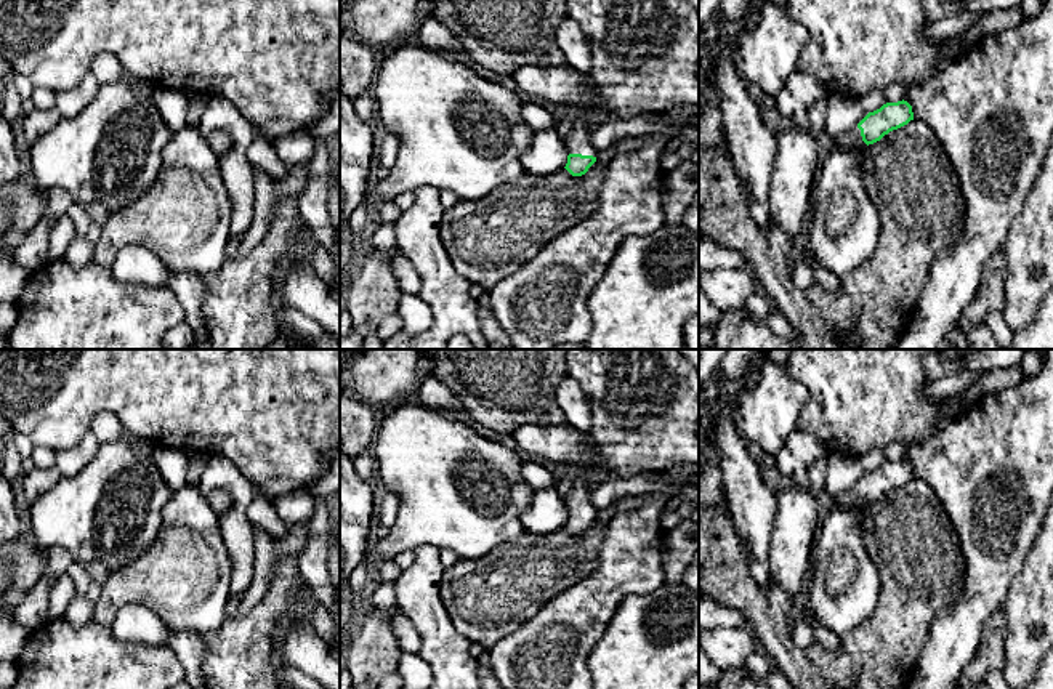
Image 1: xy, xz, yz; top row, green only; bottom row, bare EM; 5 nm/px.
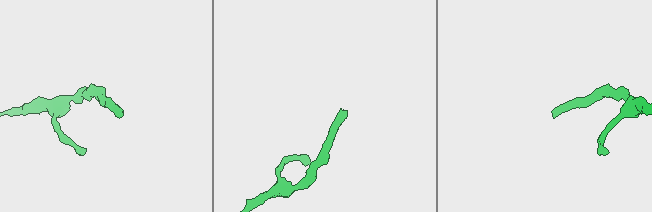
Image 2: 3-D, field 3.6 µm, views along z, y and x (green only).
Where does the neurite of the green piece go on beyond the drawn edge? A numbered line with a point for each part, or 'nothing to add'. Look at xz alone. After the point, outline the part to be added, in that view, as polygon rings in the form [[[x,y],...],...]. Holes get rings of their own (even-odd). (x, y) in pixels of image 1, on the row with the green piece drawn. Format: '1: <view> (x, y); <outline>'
1: xz (577, 141); [[[579,109],[572,115],[572,128],[566,138],[567,154],[582,154],[596,157],[599,151],[596,151],[590,144],[590,131],[593,127],[607,122],[609,119],[612,117],[606,112]]]

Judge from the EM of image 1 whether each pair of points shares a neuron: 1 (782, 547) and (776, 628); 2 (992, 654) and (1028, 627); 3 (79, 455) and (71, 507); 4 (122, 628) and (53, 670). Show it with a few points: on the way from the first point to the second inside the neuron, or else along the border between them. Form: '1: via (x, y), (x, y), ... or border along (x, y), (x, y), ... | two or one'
1: border along (771, 576), (792, 598) | two
2: border along (1004, 609), (1005, 664), (1000, 668) | two
3: border along (100, 444), (82, 468), (61, 478) | two
4: border along (109, 628), (116, 638), (148, 648) | two

